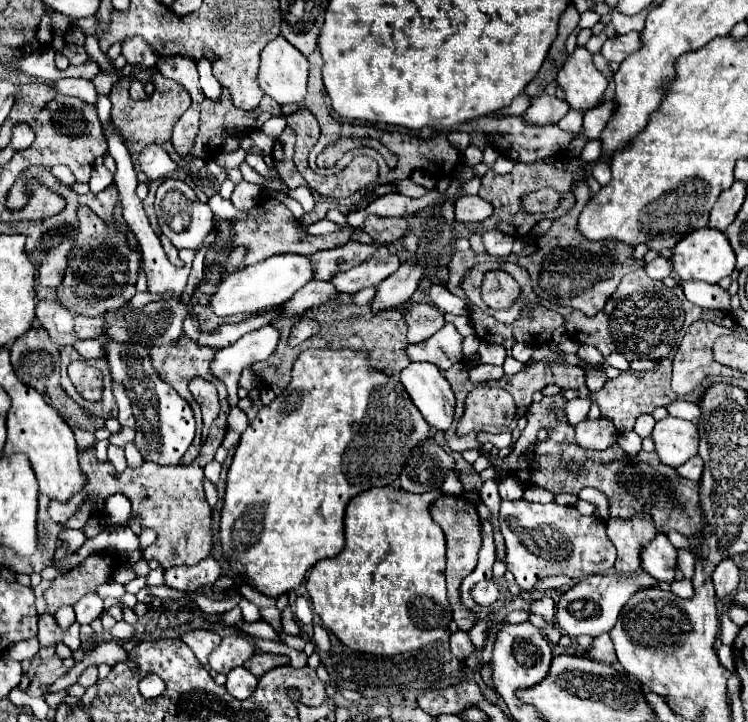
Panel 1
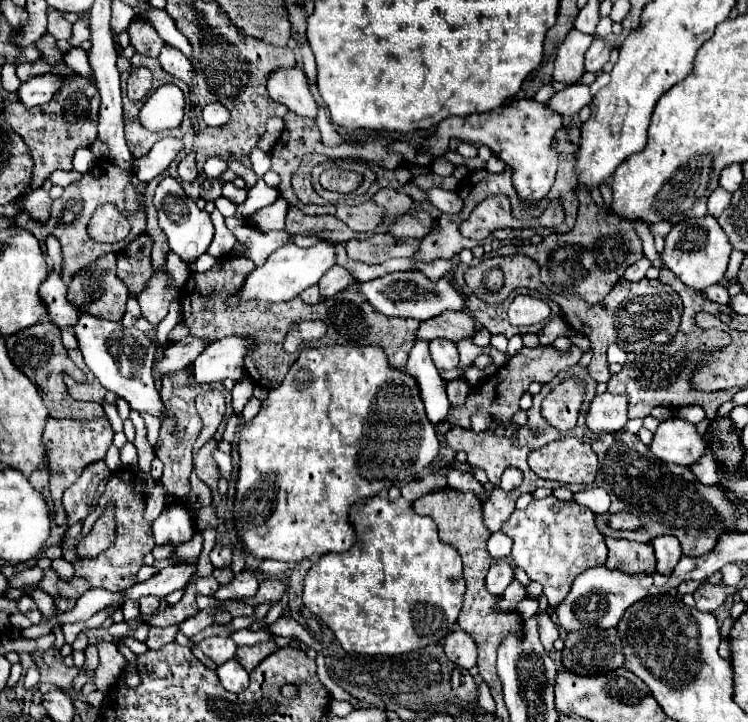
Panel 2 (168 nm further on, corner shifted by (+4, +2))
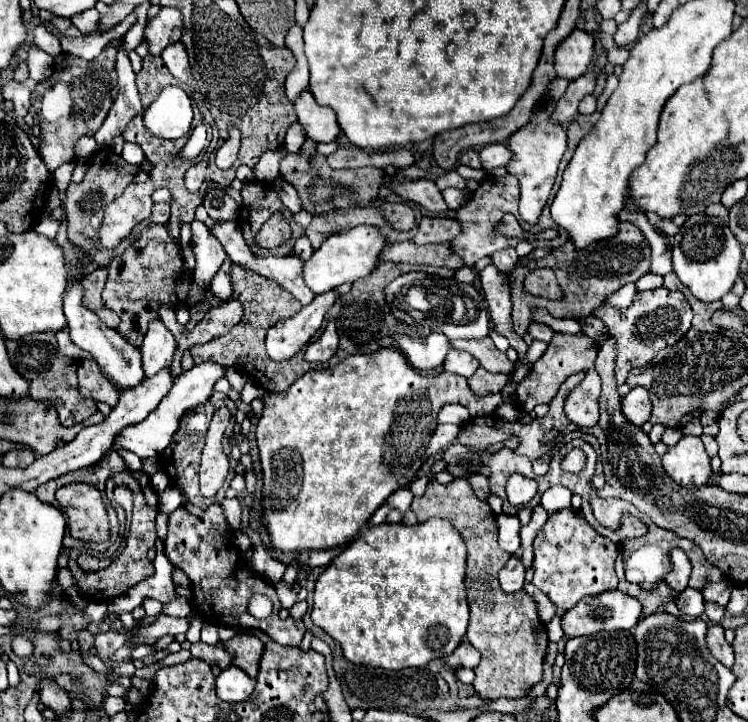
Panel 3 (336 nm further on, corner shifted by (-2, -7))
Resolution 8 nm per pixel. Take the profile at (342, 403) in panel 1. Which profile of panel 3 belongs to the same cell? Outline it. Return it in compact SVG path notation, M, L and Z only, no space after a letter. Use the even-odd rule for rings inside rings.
M381 347L371 355L351 355L343 363L329 367L329 369L319 369L319 371L307 371L299 381L295 381L287 391L283 393L265 393L263 403L265 409L259 417L257 423L257 447L261 453L261 465L263 465L263 519L267 525L267 531L271 535L271 543L275 549L287 551L287 553L297 553L305 549L333 549L337 545L345 545L355 539L357 531L369 521L369 517L375 513L385 499L395 493L401 487L407 487L413 477L417 475L421 467L421 455L437 427L437 413L443 405L447 403L461 403L465 407L473 407L473 415L487 415L493 413L501 405L501 395L491 395L491 397L475 397L471 395L471 389L467 389L467 379L459 377L449 371L435 371L433 375L421 375L415 371L407 361L405 355L397 347Z

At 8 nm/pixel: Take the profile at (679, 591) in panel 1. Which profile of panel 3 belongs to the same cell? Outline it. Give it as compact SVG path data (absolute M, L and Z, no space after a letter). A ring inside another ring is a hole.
M705 603L705 615L711 623L719 623L723 617L725 617L725 607L717 605L717 603Z

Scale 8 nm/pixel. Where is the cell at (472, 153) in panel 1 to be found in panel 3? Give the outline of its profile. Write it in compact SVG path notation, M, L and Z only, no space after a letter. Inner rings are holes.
M467 149L467 151L463 151L461 153L461 157L459 157L459 163L463 163L463 165L469 165L469 167L481 167L481 161L479 161L479 153L475 151L475 149Z

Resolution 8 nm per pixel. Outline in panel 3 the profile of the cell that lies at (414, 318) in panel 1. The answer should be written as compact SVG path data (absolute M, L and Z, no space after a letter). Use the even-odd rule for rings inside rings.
M487 337L487 341L453 341L453 349L463 349L471 353L489 373L511 375L515 371L515 361L507 359L507 355L493 345L491 337Z

